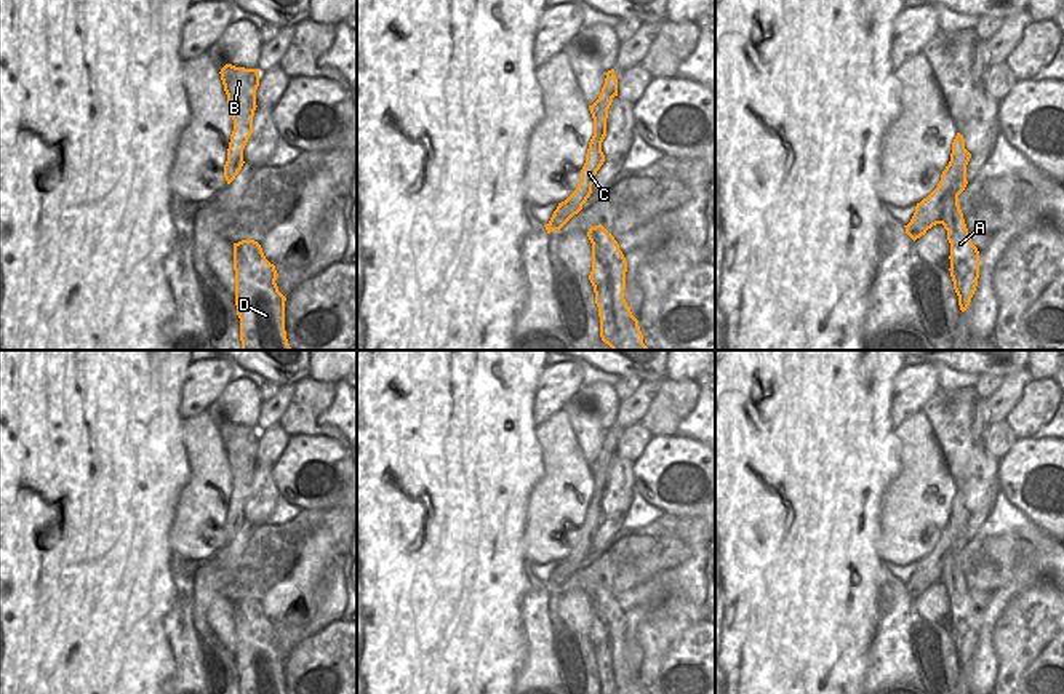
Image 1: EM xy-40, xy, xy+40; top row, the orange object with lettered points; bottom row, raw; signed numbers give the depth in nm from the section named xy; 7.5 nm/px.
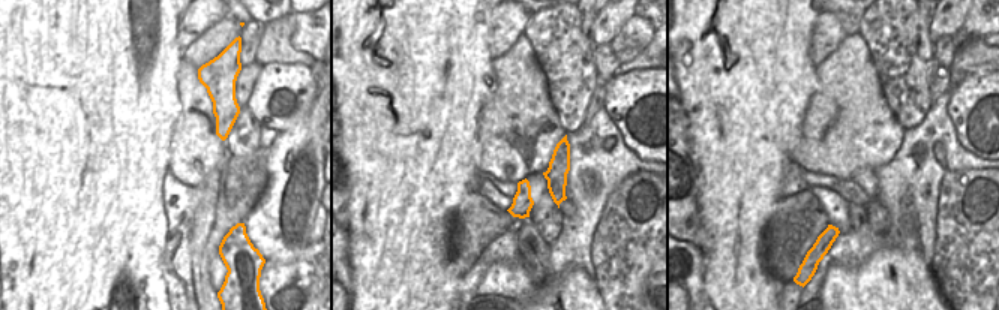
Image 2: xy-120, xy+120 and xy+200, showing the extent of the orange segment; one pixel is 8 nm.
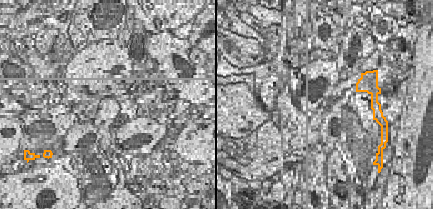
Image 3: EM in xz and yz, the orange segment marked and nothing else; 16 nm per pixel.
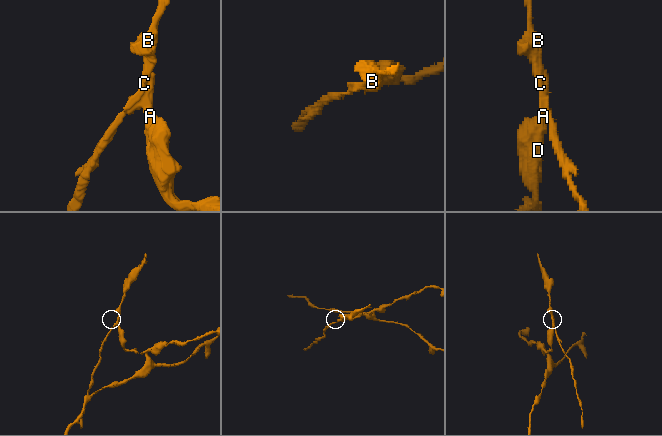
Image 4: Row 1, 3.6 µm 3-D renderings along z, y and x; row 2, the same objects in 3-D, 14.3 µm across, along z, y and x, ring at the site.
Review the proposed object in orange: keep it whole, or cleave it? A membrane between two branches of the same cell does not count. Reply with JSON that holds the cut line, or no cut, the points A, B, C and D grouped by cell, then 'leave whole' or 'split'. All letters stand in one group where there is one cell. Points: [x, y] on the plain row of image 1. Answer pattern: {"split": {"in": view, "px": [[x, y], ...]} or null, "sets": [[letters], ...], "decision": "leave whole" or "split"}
{"split": {"in": "xy+40", "px": [[948, 587], [967, 592]]}, "sets": [["A", "D"], ["B", "C"]], "decision": "split"}

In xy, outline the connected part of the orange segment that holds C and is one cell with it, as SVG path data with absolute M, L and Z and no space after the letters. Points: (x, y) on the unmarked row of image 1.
M611 427L606 430L605 443L598 457L589 464L594 477L594 494L589 501L586 521L581 528L581 539L576 548L565 560L558 561L550 579L544 584L547 592L560 588L574 572L582 568L582 563L592 552L594 536L605 520L602 501L606 494L608 467L614 454L618 454L618 437L614 433L614 427Z

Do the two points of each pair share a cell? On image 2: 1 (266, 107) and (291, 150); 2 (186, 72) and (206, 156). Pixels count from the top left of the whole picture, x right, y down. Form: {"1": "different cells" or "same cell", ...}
{"1": "different cells", "2": "same cell"}

